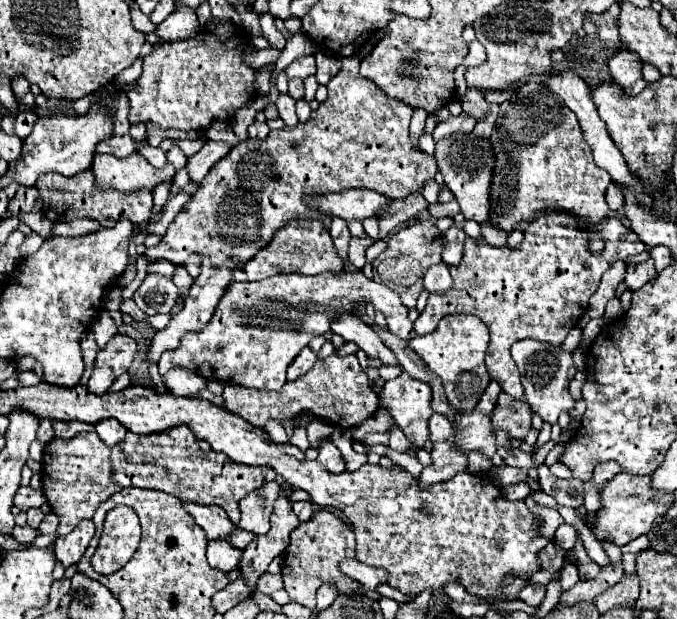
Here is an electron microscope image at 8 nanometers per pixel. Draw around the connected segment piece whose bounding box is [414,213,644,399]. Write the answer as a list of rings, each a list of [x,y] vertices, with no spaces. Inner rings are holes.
[[[546,213],[534,219],[526,227],[524,241],[514,249],[496,249],[486,241],[466,239],[460,265],[450,267],[454,279],[452,291],[428,297],[426,309],[414,323],[414,331],[418,335],[432,333],[438,321],[448,313],[472,313],[480,317],[490,329],[490,347],[486,351],[490,377],[498,381],[504,393],[522,399],[521,375],[510,357],[512,343],[530,337],[548,341],[552,347],[562,345],[570,329],[588,309],[588,299],[598,289],[598,283],[614,263],[614,257],[627,259],[644,251],[644,243],[638,241],[638,235],[616,217],[606,219],[600,227],[588,227],[588,231],[604,231],[606,247],[600,253],[588,249],[588,237],[584,237],[578,223],[564,213]],[[616,247],[624,247],[625,255],[618,255]]]

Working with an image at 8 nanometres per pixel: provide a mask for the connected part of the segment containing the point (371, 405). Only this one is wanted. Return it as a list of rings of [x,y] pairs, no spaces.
[[[330,355],[324,361],[316,361],[312,371],[304,375],[304,379],[288,381],[280,391],[264,391],[264,389],[248,389],[248,387],[224,387],[224,409],[240,415],[254,427],[264,427],[268,419],[284,421],[292,419],[300,413],[312,413],[320,419],[328,419],[338,429],[350,429],[364,423],[378,409],[378,395],[370,387],[368,375],[358,363],[356,355],[336,357]]]

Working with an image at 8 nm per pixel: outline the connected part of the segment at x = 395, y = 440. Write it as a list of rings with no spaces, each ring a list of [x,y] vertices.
[[[394,425],[388,433],[390,433],[390,443],[388,443],[388,447],[390,447],[390,449],[402,451],[402,453],[404,453],[404,451],[408,451],[408,447],[410,447],[410,445],[408,445],[408,439],[404,437],[404,433],[400,431],[400,427],[396,427],[396,425]]]

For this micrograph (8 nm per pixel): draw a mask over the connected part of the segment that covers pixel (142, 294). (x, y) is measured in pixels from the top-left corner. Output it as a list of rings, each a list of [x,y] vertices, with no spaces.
[[[150,273],[134,293],[134,301],[146,315],[170,313],[176,303],[176,291],[178,287],[172,283],[172,279]]]

